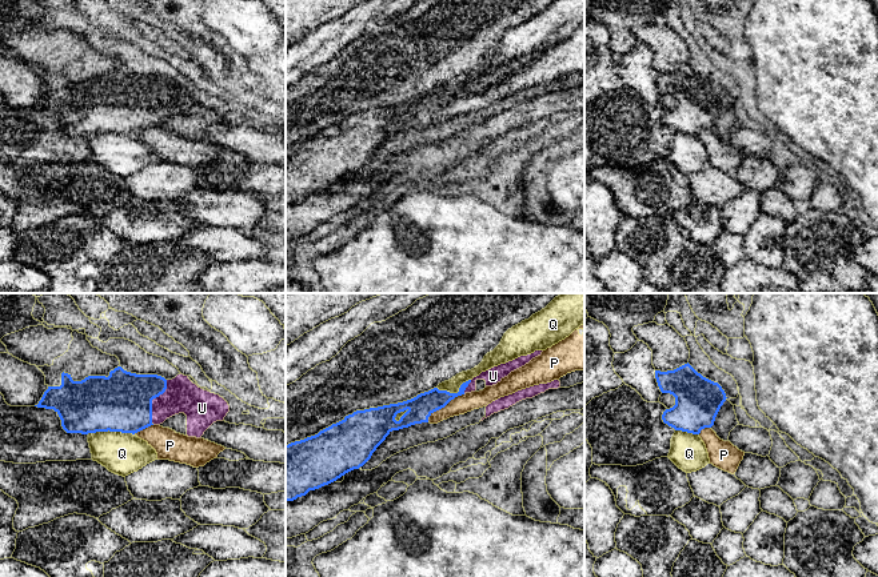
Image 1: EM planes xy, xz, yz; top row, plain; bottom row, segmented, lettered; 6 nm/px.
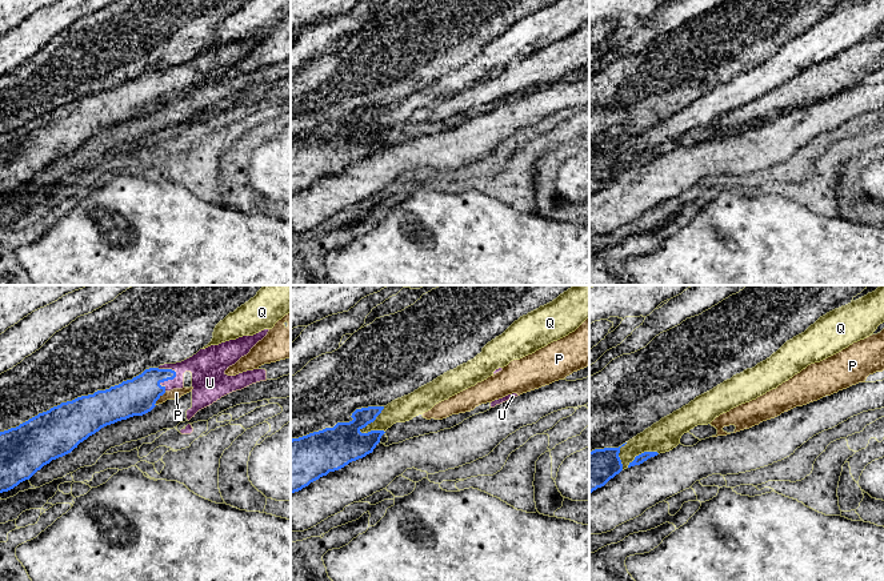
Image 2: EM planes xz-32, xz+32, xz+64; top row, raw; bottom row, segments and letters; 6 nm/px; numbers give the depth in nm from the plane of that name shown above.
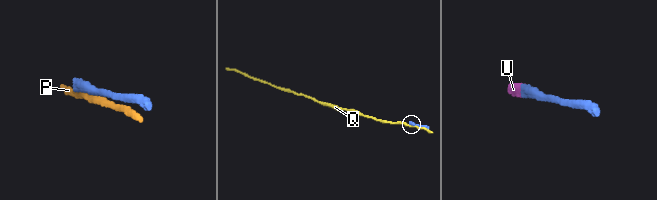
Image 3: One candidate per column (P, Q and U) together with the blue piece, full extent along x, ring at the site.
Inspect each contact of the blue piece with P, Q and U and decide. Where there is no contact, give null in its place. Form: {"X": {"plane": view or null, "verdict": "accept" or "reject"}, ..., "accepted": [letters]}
{"P": {"plane": "xz", "verdict": "reject"}, "Q": {"plane": "xy", "verdict": "reject"}, "U": {"plane": "xy", "verdict": "accept"}, "accepted": ["U"]}

